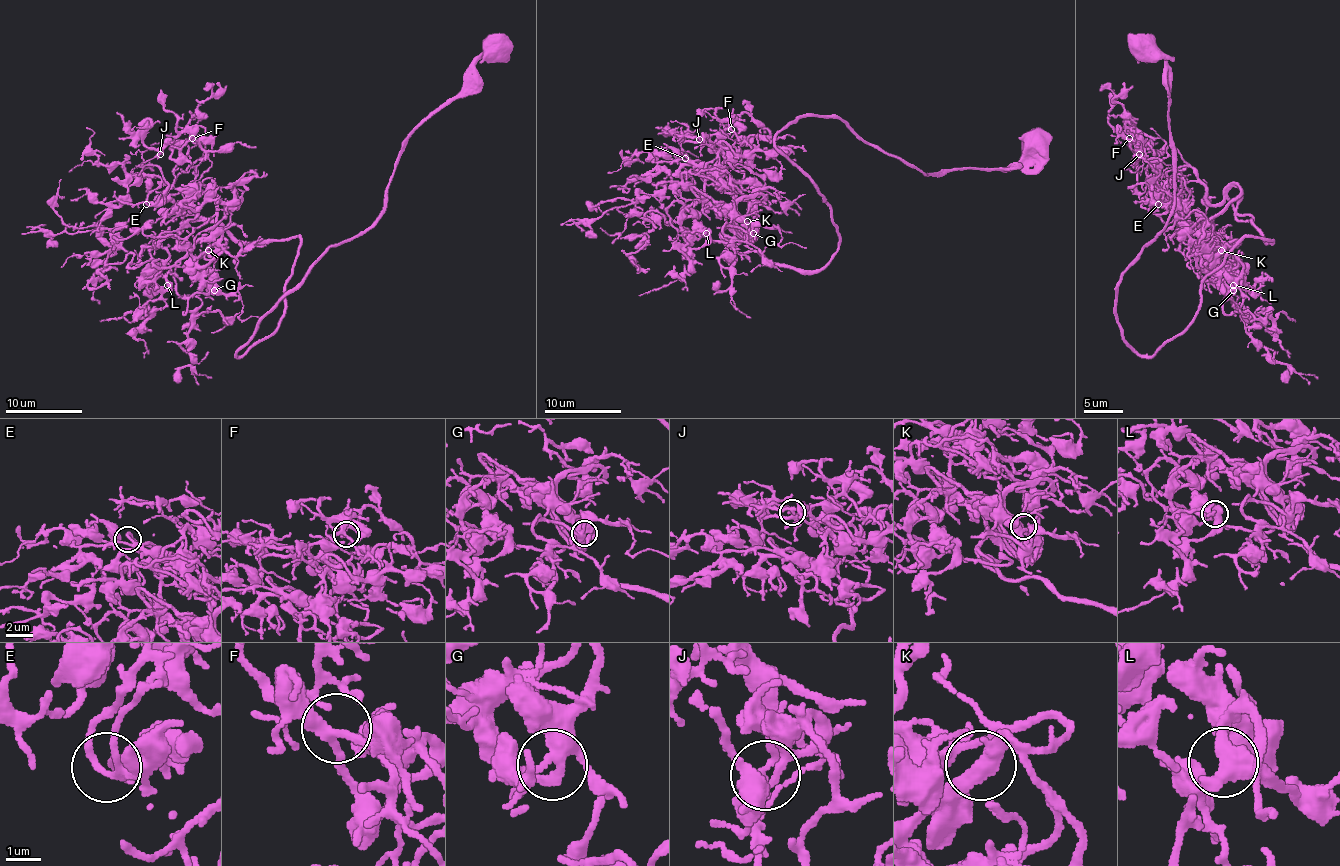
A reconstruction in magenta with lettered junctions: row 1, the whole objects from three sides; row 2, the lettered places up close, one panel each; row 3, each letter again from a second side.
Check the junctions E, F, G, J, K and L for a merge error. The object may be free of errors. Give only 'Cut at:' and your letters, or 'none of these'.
Cut at: none of these

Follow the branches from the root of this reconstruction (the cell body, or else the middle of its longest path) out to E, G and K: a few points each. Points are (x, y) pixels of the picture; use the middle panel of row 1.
E: (1032, 141), (922, 173), (791, 121), (839, 237), (818, 270), (731, 248), (729, 185), (685, 158)
G: (1032, 141), (922, 173), (801, 116), (774, 144), (837, 252), (737, 252), (745, 196), (753, 233)
K: (1032, 141), (922, 173), (801, 116), (774, 144), (837, 252), (770, 264), (722, 239), (764, 198), (747, 222)

